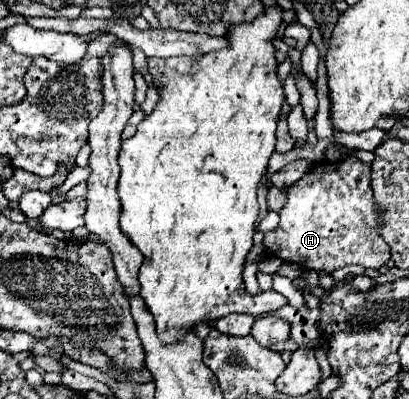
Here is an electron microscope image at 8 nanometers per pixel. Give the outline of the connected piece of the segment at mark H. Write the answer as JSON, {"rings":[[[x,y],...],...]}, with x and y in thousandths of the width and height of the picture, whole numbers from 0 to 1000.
{"rings":[[[868,388],[839,404],[814,404],[814,409],[790,404],[770,414],[760,434],[741,439],[736,454],[726,454],[702,474],[702,514],[682,529],[687,554],[677,574],[648,584],[643,614],[653,619],[653,629],[672,644],[687,644],[702,659],[804,684],[844,664],[883,664],[892,674],[917,674],[917,679],[936,669],[951,654],[956,634],[927,584],[932,554],[922,549],[922,519],[912,519],[912,474],[902,469],[902,439],[907,439],[907,414],[878,404]]]}

